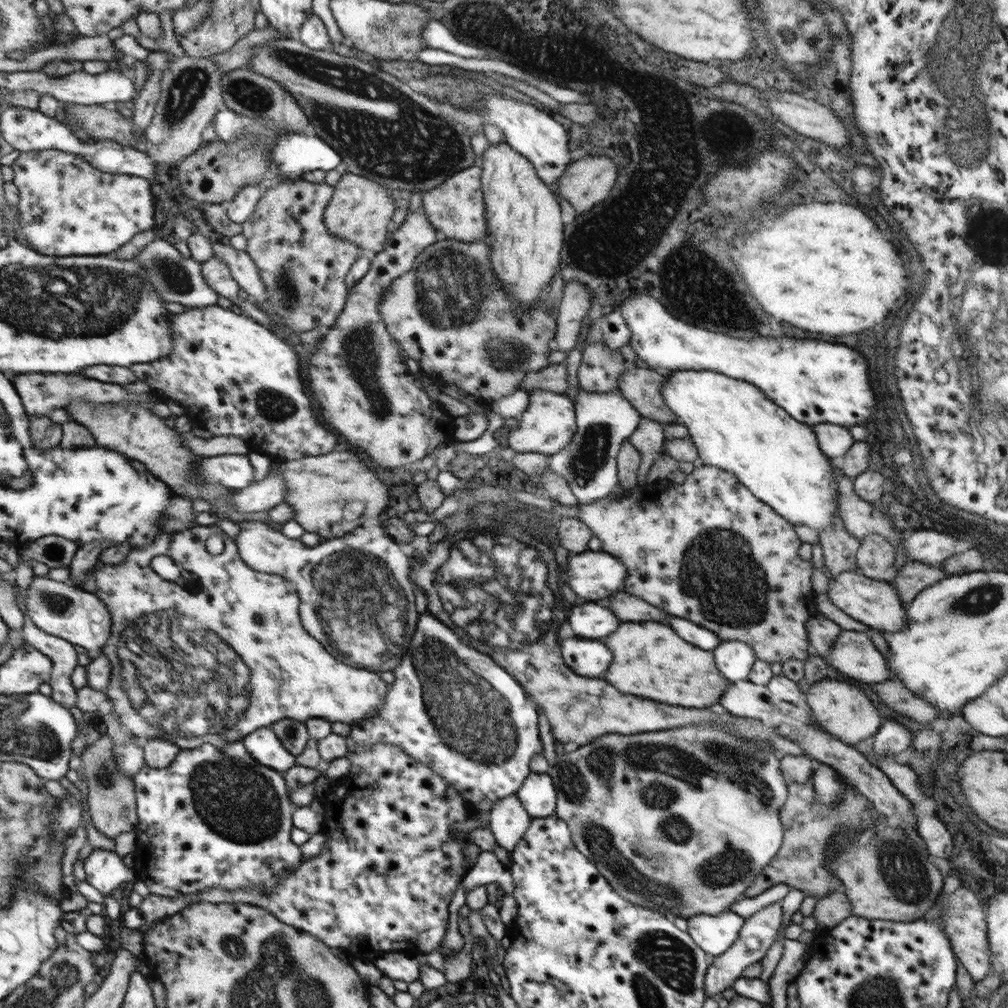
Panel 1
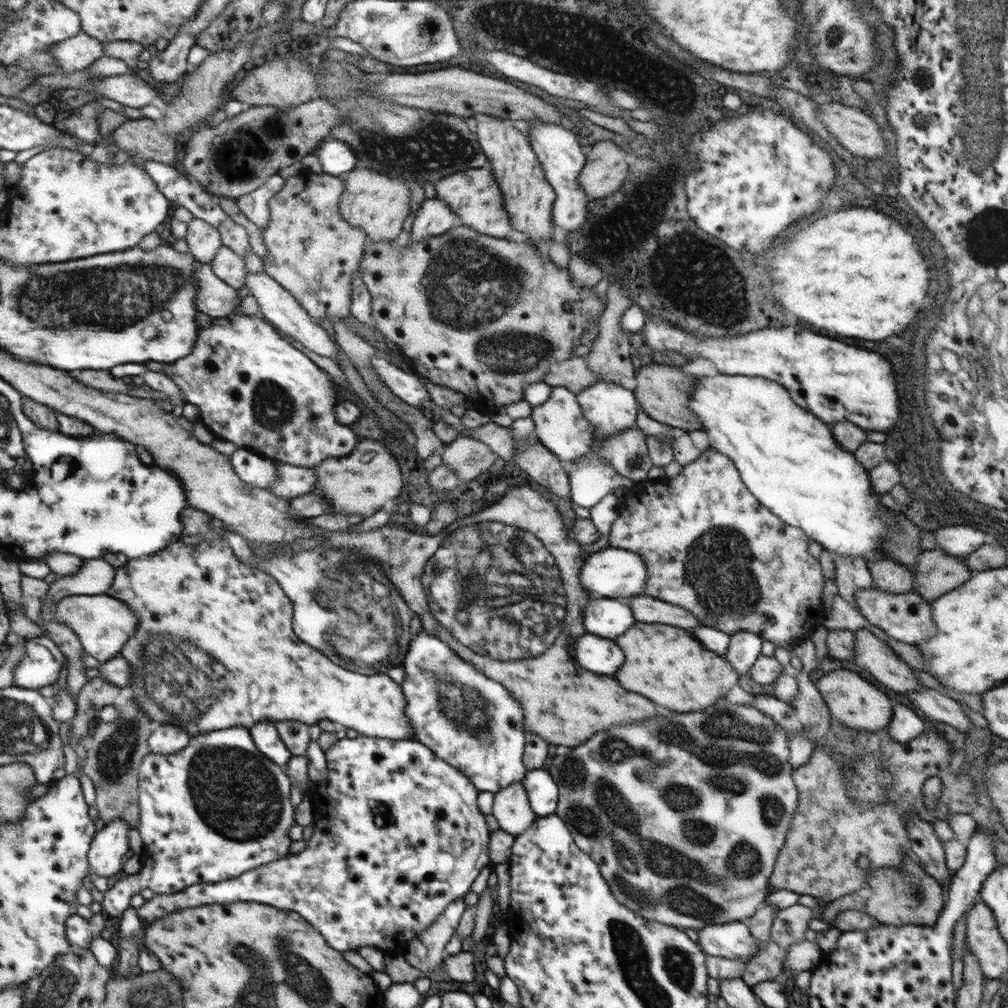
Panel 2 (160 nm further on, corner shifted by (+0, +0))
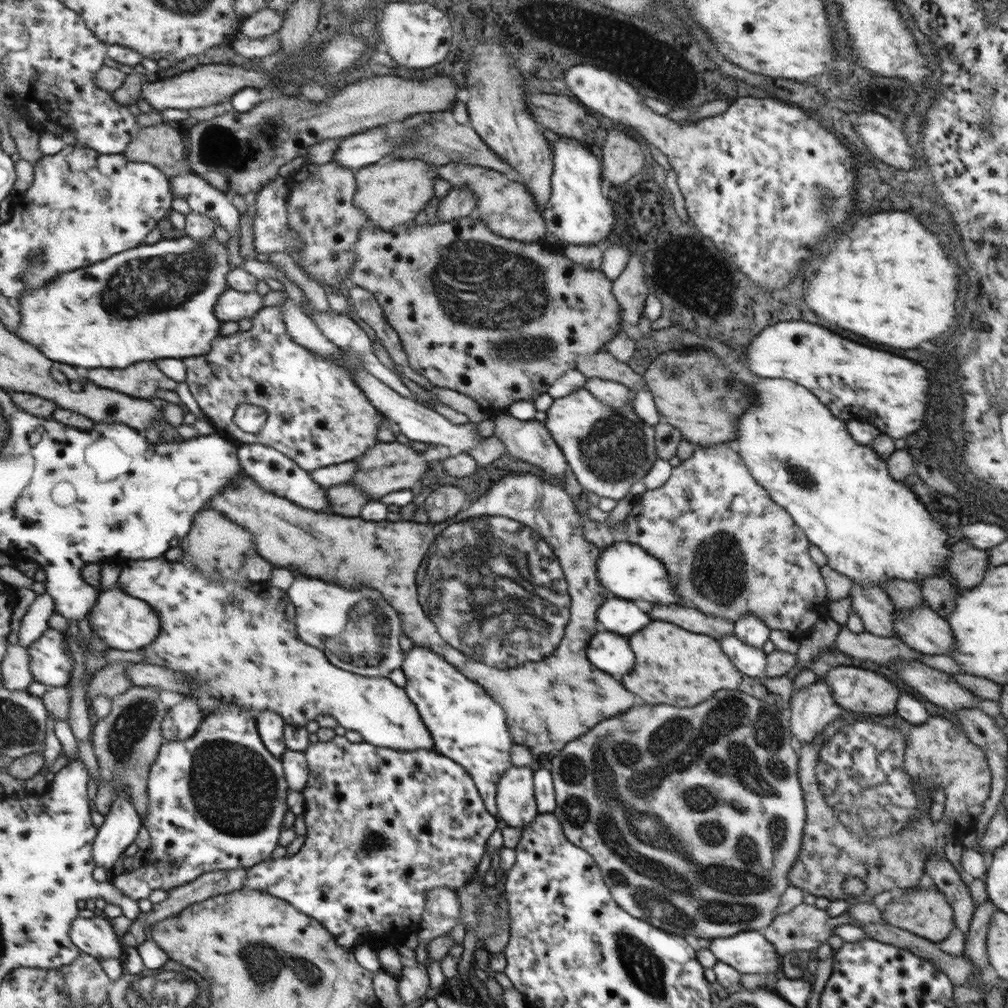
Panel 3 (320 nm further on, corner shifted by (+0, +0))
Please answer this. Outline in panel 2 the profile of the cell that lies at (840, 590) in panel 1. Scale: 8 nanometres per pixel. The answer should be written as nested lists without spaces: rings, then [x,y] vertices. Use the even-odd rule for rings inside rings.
[[[875,586],[872,588],[858,588],[854,592],[854,601],[857,605],[857,611],[867,622],[873,626],[877,626],[889,636],[916,646],[920,642],[930,640],[936,634],[935,620],[932,619],[932,612],[929,602],[920,594],[915,592],[902,592],[901,594],[893,594],[891,592],[883,592]]]

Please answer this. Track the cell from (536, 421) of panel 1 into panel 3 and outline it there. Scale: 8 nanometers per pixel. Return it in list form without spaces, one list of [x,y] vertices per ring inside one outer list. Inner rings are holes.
[[[583,387],[553,399],[542,424],[561,450],[581,489],[591,491],[599,498],[617,501],[630,494],[631,485],[641,481],[657,460],[653,425],[647,423],[639,407],[632,403],[611,410]]]

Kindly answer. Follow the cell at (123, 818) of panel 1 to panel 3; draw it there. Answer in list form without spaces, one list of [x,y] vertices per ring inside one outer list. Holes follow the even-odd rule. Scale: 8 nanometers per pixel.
[[[133,685],[127,692],[113,698],[113,708],[109,716],[98,719],[92,736],[92,743],[101,765],[101,790],[97,798],[97,808],[109,814],[113,796],[118,791],[117,782],[127,786],[131,802],[142,820],[148,817],[150,809],[149,775],[152,764],[157,760],[161,747],[167,741],[162,724],[169,711],[167,706],[149,704],[149,686]]]

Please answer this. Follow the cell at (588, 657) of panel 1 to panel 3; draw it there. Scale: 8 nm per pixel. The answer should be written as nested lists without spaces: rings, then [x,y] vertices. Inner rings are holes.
[[[596,632],[595,640],[591,640],[591,664],[595,664],[601,672],[611,672],[611,676],[629,674],[635,658],[627,640],[613,632]]]

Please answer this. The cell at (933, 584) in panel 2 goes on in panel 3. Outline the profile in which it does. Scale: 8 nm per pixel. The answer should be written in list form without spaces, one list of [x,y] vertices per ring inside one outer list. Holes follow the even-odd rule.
[[[959,540],[955,542],[955,552],[950,550],[950,556],[946,558],[945,573],[958,590],[973,588],[986,576],[987,562],[988,552]]]

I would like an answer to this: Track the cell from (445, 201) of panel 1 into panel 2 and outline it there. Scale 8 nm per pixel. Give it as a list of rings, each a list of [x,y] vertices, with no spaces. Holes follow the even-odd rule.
[[[487,167],[462,170],[436,180],[434,188],[438,199],[444,200],[456,214],[461,225],[475,232],[504,239],[514,230],[510,216],[504,209],[504,198],[494,174]]]

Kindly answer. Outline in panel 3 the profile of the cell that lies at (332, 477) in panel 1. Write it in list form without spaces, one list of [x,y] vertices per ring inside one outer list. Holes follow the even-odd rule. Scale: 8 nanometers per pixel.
[[[396,441],[387,444],[379,442],[354,463],[358,464],[358,471],[351,481],[352,485],[357,486],[357,490],[363,490],[373,501],[387,500],[393,490],[411,490],[411,484],[417,482],[427,470],[427,460],[423,455]]]

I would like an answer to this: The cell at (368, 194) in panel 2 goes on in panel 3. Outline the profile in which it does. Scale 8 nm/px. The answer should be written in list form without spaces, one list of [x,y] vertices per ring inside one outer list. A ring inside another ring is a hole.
[[[395,159],[387,163],[375,163],[359,169],[358,192],[355,195],[356,207],[363,209],[369,220],[381,228],[397,227],[407,220],[412,220],[433,197],[433,180],[436,178],[435,168],[431,168],[424,160]]]

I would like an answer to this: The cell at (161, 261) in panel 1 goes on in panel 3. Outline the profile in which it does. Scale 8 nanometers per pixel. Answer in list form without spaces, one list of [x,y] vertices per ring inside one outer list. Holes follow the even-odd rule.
[[[228,288],[216,306],[216,315],[224,322],[239,322],[243,318],[253,320],[263,309],[265,296],[257,292],[239,292]]]

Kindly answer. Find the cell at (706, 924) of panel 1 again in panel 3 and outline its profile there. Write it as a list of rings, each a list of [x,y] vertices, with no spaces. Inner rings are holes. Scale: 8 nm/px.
[[[743,931],[733,936],[711,938],[710,951],[716,960],[733,968],[739,974],[774,974],[775,979],[783,976],[782,962],[776,955],[776,948],[761,931]]]

